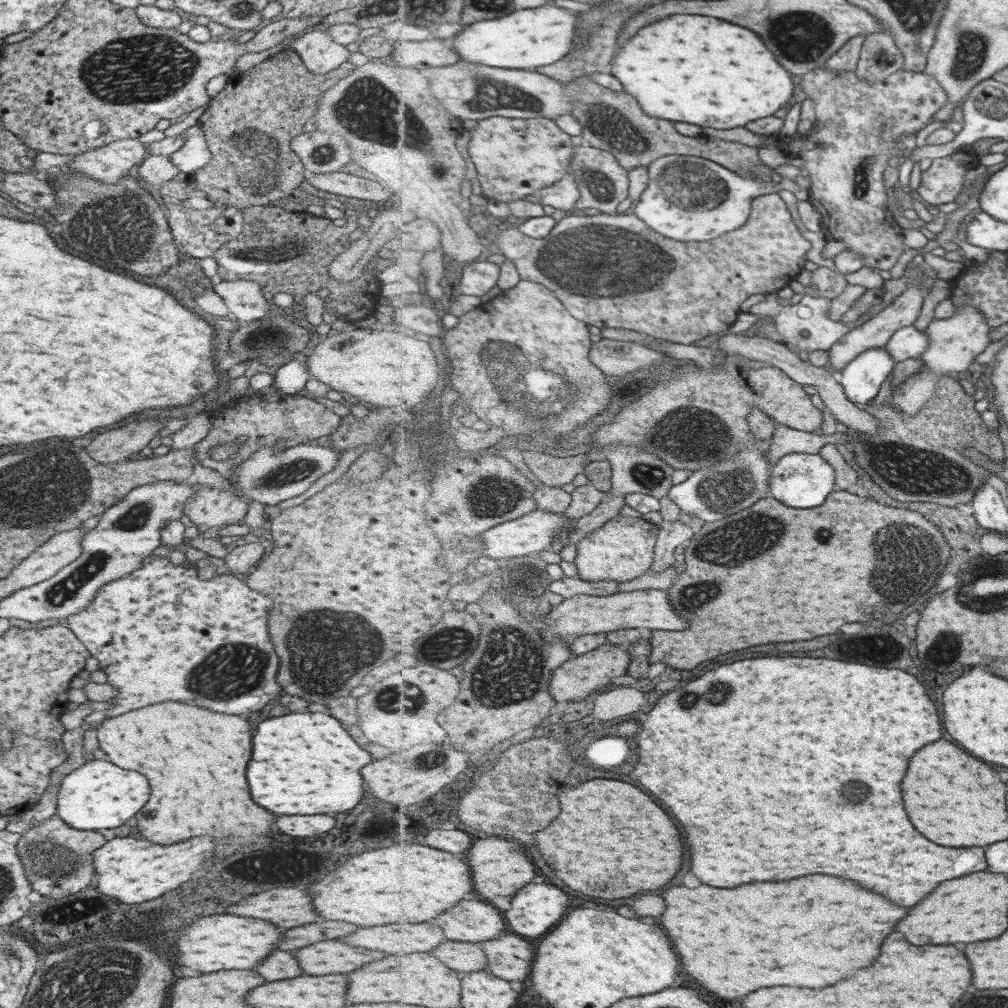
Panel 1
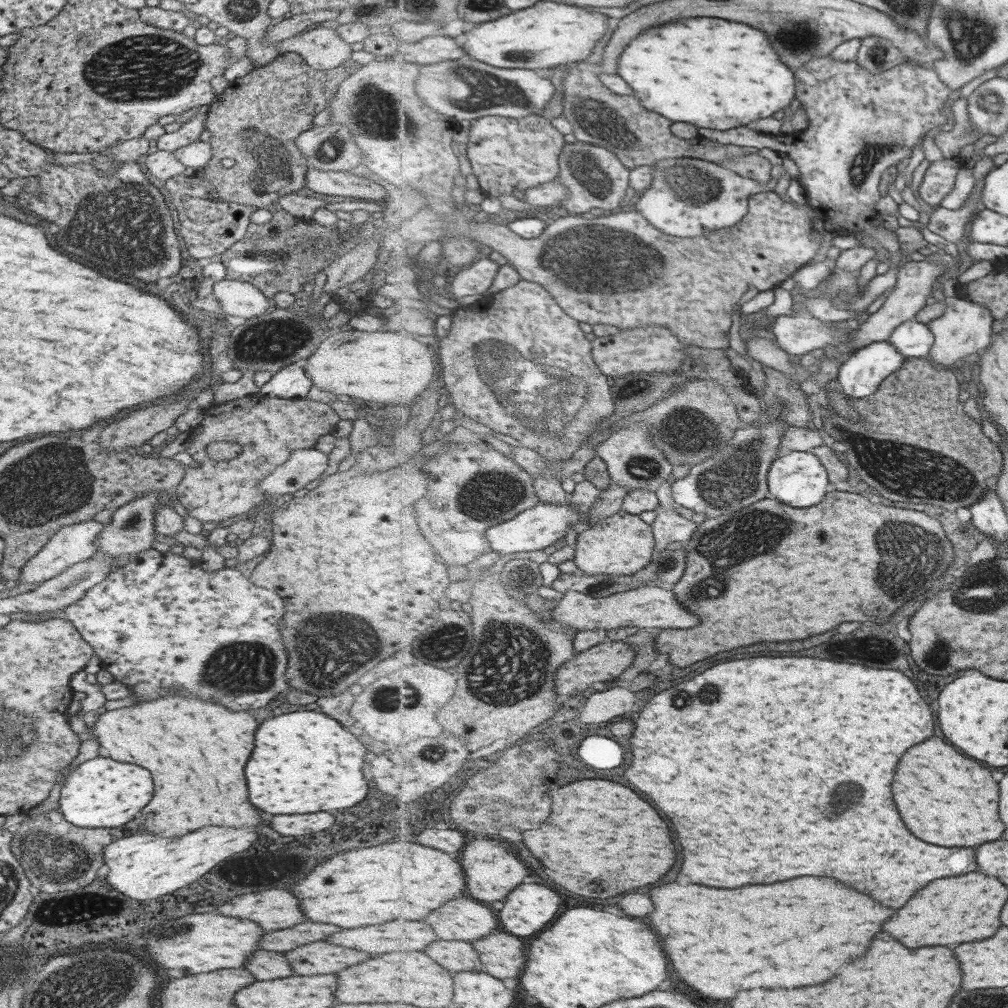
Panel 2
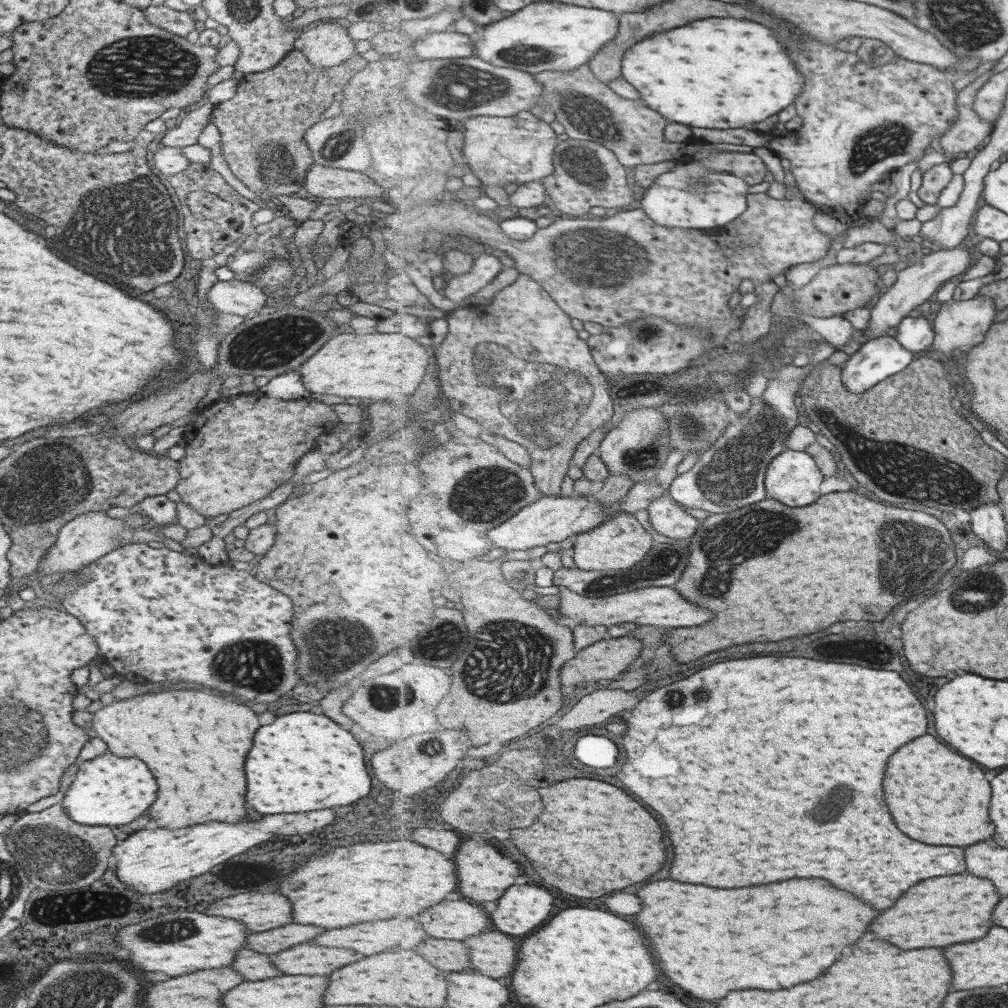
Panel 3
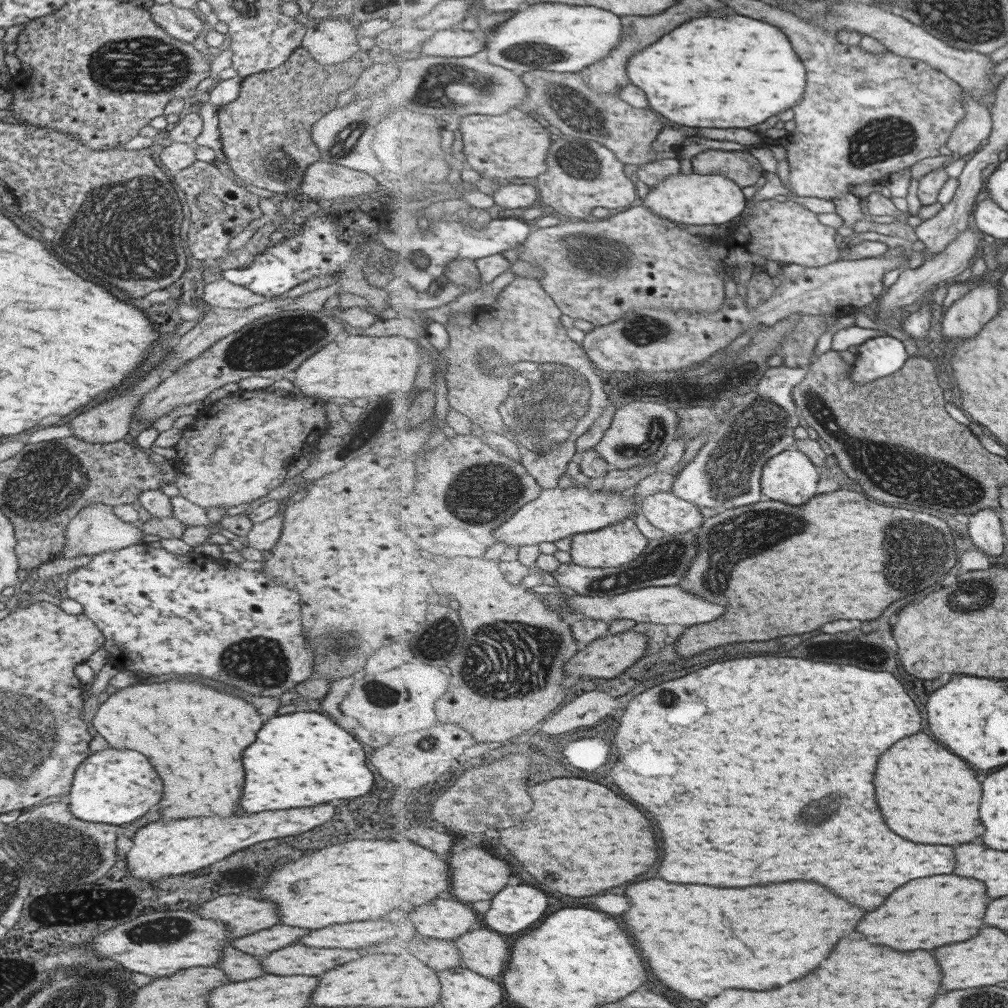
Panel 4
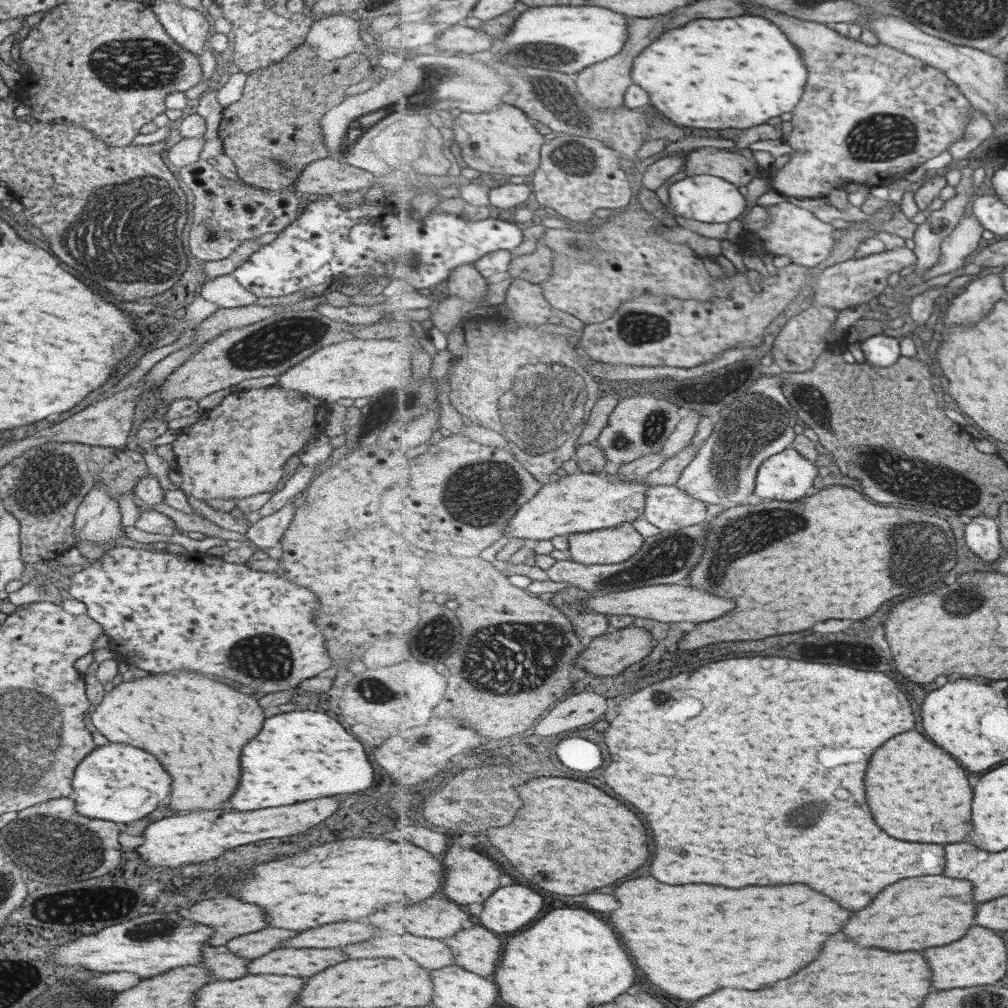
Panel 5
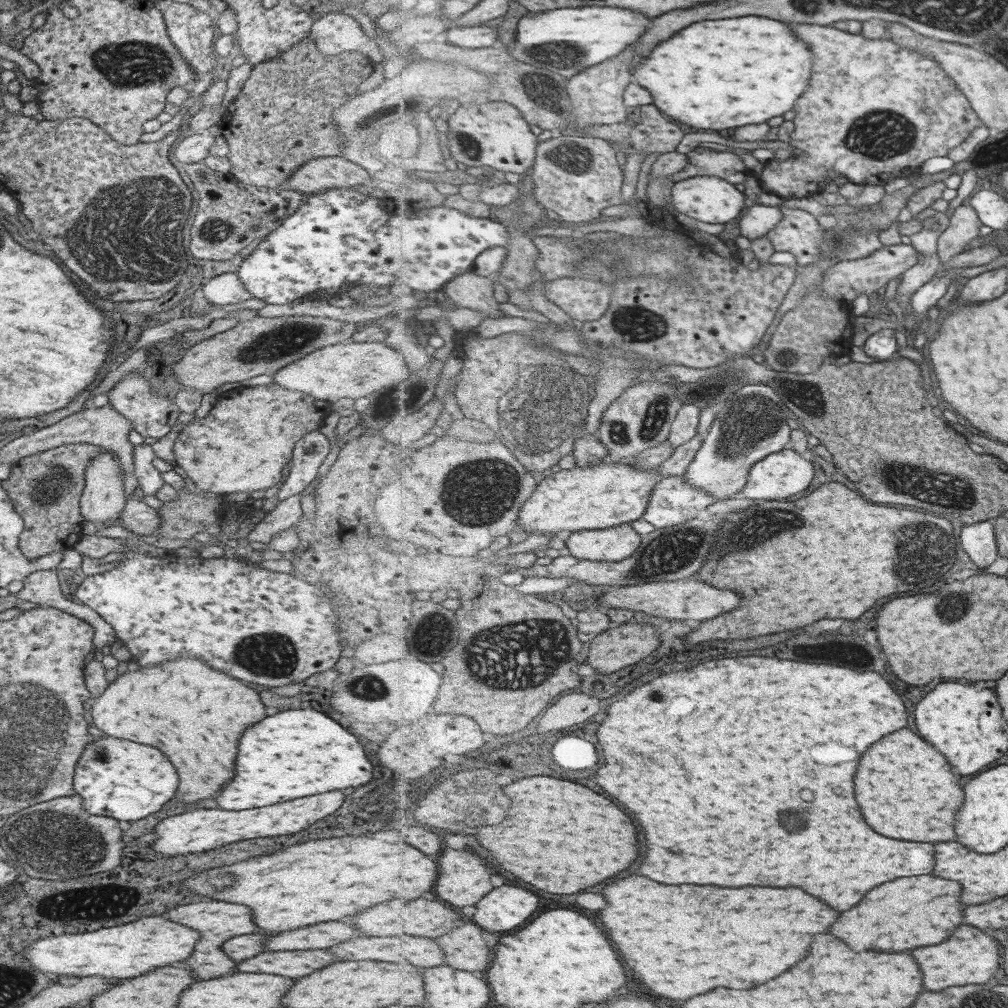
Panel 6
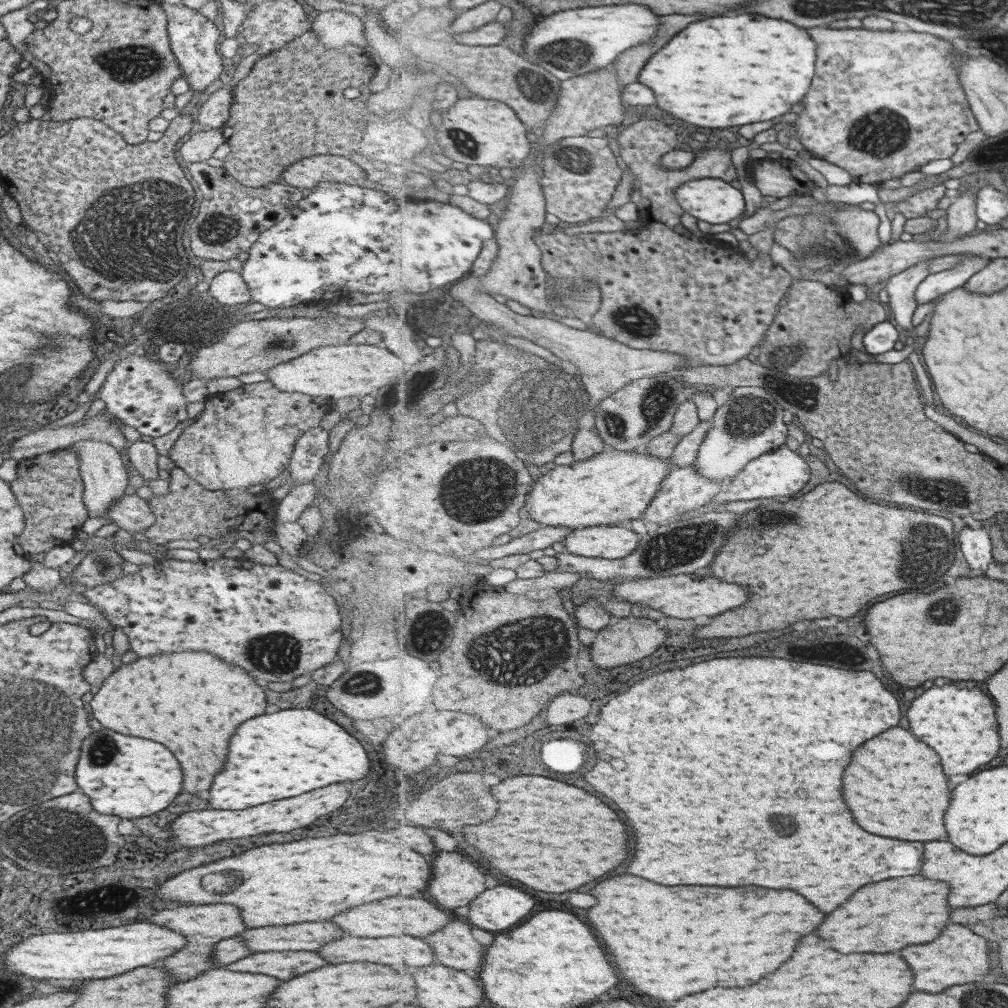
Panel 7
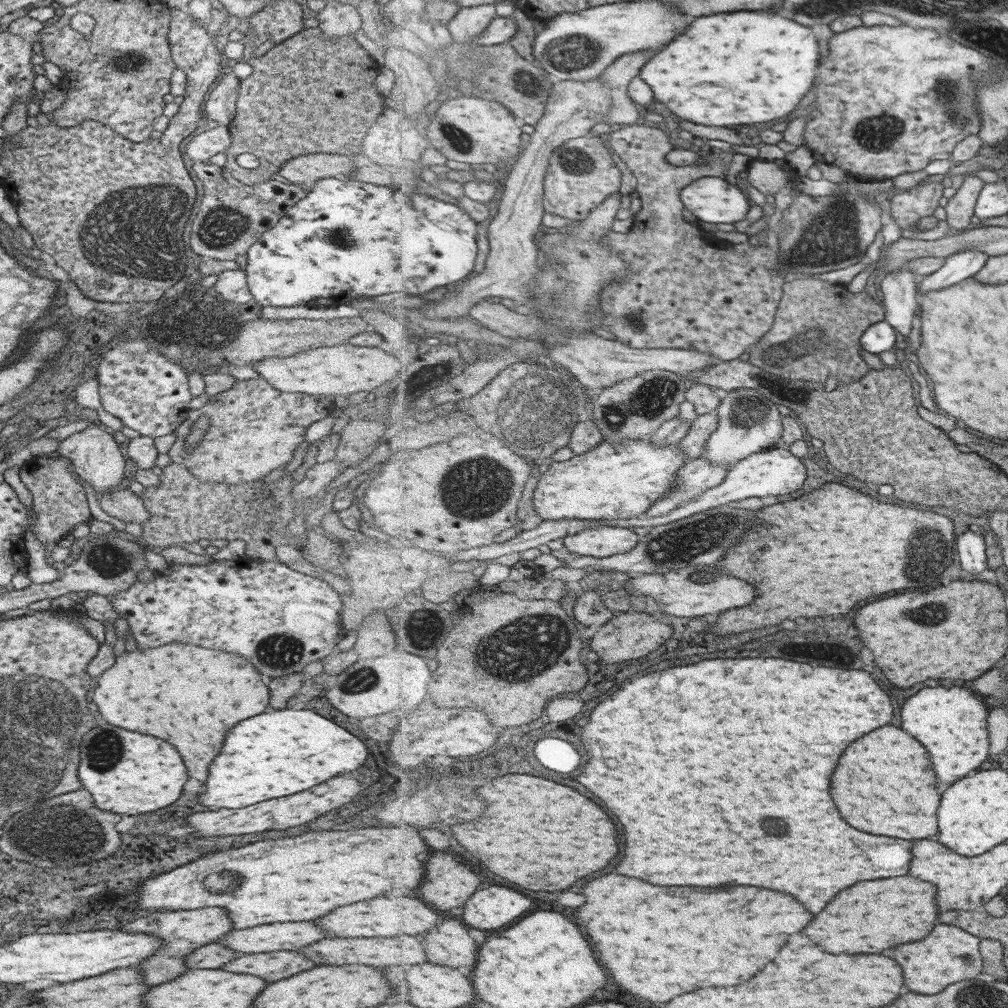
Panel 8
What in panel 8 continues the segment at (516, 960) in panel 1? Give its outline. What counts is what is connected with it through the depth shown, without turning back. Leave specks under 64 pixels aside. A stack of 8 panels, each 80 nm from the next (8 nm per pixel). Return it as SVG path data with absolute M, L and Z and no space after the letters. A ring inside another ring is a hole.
M456 917L417 938L425 944L425 948L429 948L429 962L473 968L477 964L479 944L471 938L469 928Z

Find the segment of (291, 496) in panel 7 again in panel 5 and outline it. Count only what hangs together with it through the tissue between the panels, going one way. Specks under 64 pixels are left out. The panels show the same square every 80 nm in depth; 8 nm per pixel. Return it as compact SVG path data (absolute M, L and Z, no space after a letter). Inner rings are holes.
M288 501L277 512L269 516L263 516L253 523L246 529L244 536L257 547L275 547L291 520L294 508L293 501Z

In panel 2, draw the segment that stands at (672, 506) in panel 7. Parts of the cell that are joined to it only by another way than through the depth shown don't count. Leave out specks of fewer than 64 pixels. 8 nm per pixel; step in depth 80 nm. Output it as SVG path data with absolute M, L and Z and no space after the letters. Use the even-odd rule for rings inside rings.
M658 506L655 510L656 515L651 523L653 536L655 536L655 550L660 552L665 550L670 542L684 543L691 542L695 538L695 531L699 524L692 522L691 519L683 518L673 509L665 509Z

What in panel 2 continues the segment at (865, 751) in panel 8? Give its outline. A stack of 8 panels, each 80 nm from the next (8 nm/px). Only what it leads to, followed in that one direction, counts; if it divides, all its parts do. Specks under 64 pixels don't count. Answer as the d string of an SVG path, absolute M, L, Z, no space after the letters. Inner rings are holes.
M943 738L927 740L919 744L901 760L901 772L897 772L897 784L893 784L893 792L897 792L897 808L901 808L901 816L905 816L905 824L921 836L921 840L929 840L937 846L981 846L985 842L993 842L1003 838L1007 826L999 818L999 800L1001 786L993 778L993 772L987 770L981 762L967 758L957 752L955 746L947 744Z

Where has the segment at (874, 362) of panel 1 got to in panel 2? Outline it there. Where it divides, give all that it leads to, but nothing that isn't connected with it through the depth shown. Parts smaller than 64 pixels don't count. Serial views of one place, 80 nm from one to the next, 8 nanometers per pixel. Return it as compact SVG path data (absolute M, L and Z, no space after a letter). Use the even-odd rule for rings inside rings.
M891 340L875 342L846 357L840 366L838 382L847 396L871 398L905 362L907 356L903 356Z

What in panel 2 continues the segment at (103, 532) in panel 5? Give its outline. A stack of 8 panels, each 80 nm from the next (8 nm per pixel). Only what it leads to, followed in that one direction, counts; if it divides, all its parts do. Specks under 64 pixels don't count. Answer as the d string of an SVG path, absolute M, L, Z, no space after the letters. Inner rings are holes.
M84 520L77 524L62 526L49 537L49 540L33 555L25 561L18 574L18 580L12 584L33 584L52 579L71 564L80 563L88 559L96 549L94 538L106 524L96 521Z

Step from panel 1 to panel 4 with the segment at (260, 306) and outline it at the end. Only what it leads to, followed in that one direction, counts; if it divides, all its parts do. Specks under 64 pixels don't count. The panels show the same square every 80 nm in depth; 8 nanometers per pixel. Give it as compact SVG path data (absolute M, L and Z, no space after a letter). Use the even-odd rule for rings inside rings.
M219 278L213 284L206 284L201 298L210 307L218 306L231 310L247 309L267 300L266 297L223 278Z

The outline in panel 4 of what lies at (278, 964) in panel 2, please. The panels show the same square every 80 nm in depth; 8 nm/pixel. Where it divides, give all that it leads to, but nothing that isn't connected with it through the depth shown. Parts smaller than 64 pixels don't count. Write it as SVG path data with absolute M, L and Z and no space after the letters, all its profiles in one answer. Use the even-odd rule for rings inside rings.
M227 946L222 950L215 967L221 969L232 982L239 982L265 975L266 972L263 972L260 961L260 958Z

